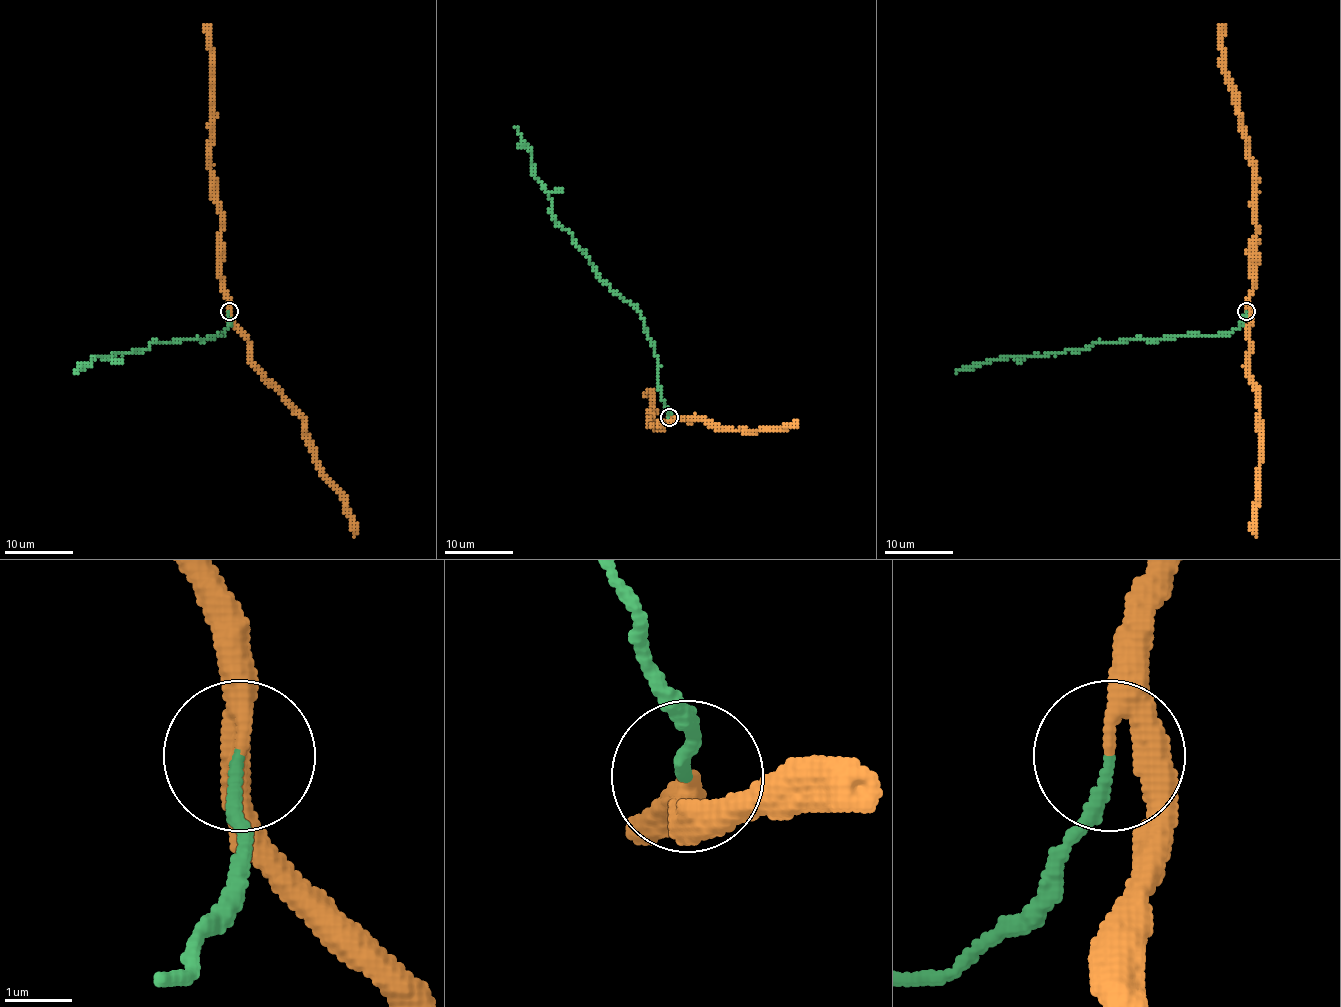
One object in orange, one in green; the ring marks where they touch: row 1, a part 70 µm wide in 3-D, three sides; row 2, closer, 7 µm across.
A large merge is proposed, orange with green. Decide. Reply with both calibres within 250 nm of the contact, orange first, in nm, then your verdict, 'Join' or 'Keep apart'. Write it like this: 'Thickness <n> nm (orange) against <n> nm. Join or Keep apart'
Thickness 200 nm (orange) against 170 nm. Join

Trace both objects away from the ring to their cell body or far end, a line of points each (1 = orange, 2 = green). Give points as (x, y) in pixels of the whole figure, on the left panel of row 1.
1: (228, 311), (220, 271), (222, 205), (215, 193), (211, 169), (211, 61), (206, 24)
2: (228, 311), (223, 333), (203, 340), (153, 341), (147, 348), (94, 358), (75, 372)

